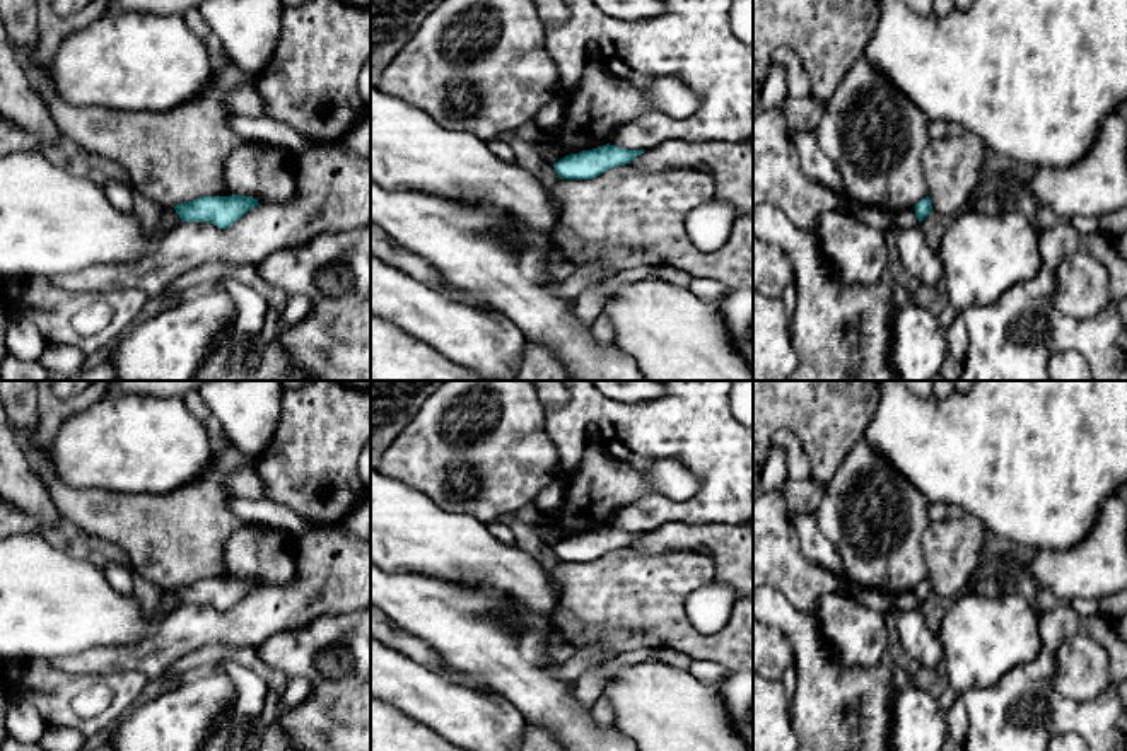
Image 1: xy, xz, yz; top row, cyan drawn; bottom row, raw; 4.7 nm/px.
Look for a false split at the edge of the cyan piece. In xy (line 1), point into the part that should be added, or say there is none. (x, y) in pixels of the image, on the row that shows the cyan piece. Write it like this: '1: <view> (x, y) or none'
1: none

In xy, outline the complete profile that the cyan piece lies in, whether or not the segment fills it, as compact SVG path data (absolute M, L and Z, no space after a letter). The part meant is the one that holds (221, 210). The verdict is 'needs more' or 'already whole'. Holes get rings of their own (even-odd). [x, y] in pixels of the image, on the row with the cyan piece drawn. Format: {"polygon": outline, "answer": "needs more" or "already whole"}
{"polygon": "M201 196L188 203L176 205L181 222L210 222L219 229L227 229L246 215L251 208L261 207L253 196Z", "answer": "already whole"}

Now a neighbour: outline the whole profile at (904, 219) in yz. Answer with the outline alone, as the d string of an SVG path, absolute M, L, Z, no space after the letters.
M914 208L890 213L890 220L891 220L891 225L902 227L902 229L919 225L919 218Z

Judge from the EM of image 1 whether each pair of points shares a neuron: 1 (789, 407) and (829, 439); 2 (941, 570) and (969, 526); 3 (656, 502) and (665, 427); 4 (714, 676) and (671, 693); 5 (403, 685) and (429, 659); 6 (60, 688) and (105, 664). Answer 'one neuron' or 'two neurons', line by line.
1: one neuron
2: one neuron
3: one neuron
4: two neurons
5: two neurons
6: two neurons

